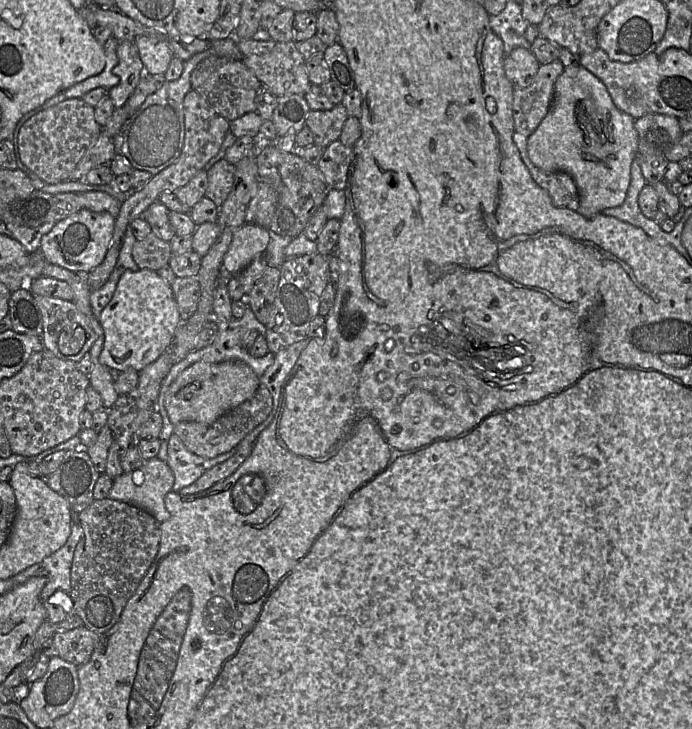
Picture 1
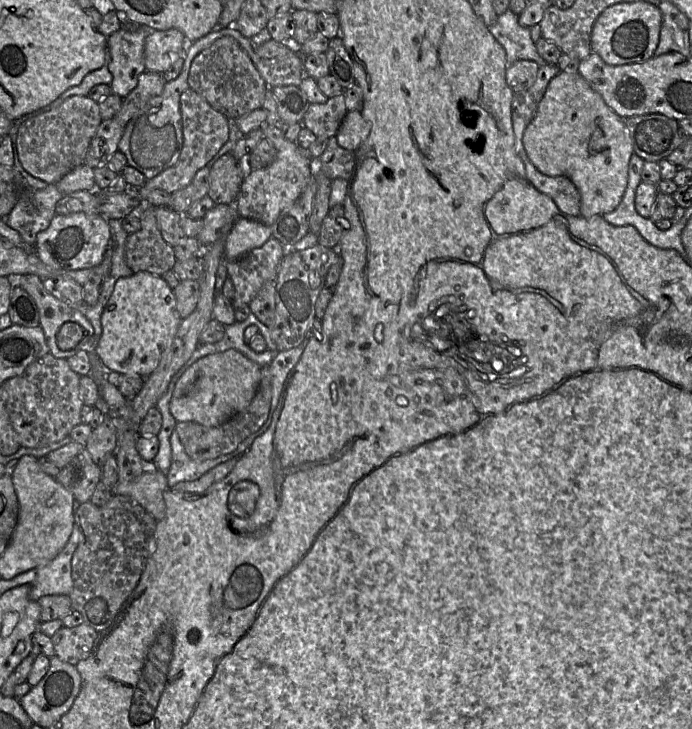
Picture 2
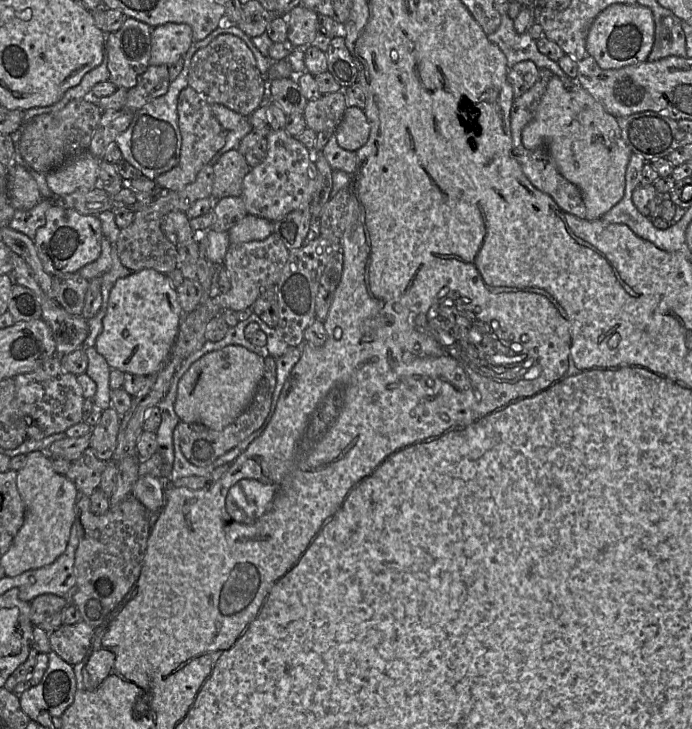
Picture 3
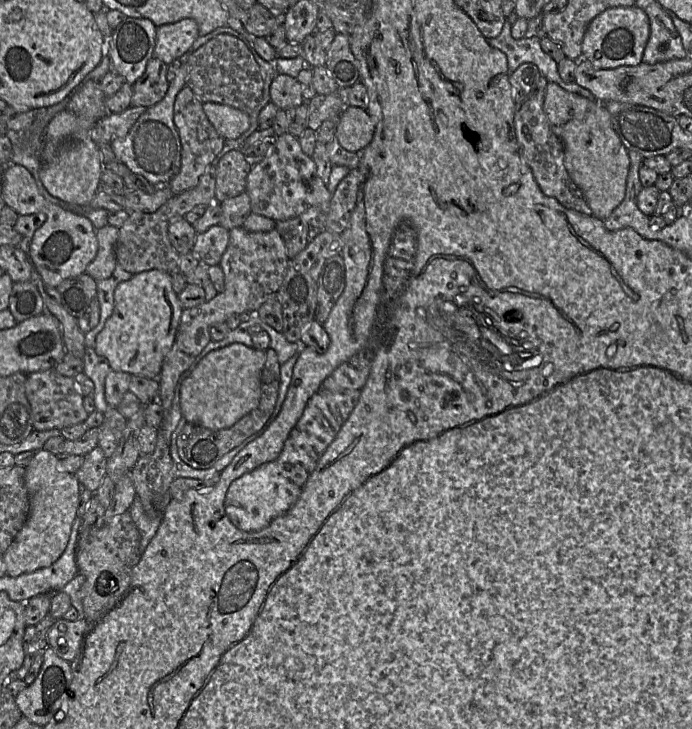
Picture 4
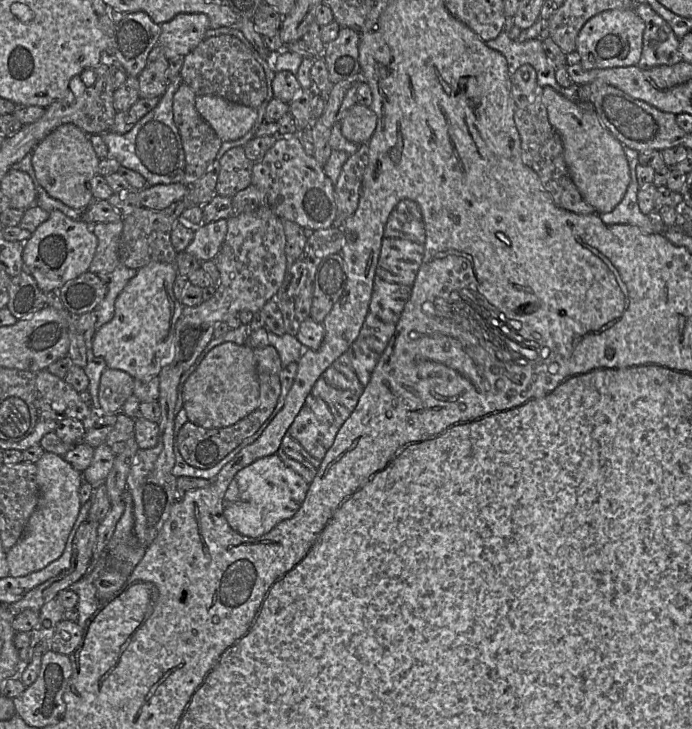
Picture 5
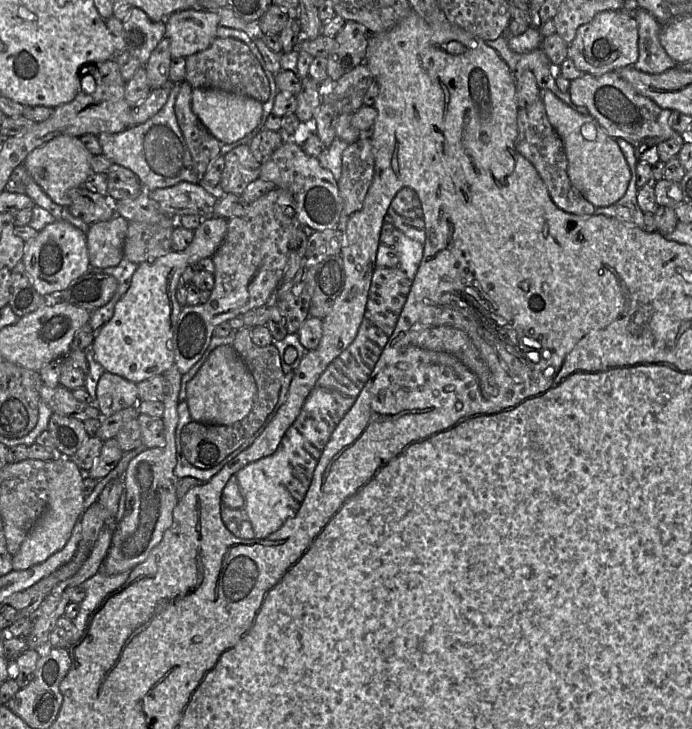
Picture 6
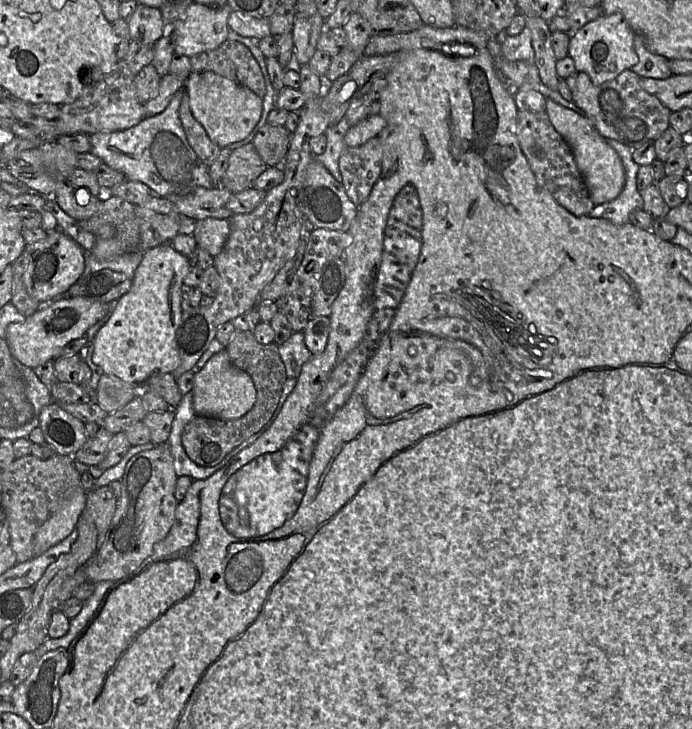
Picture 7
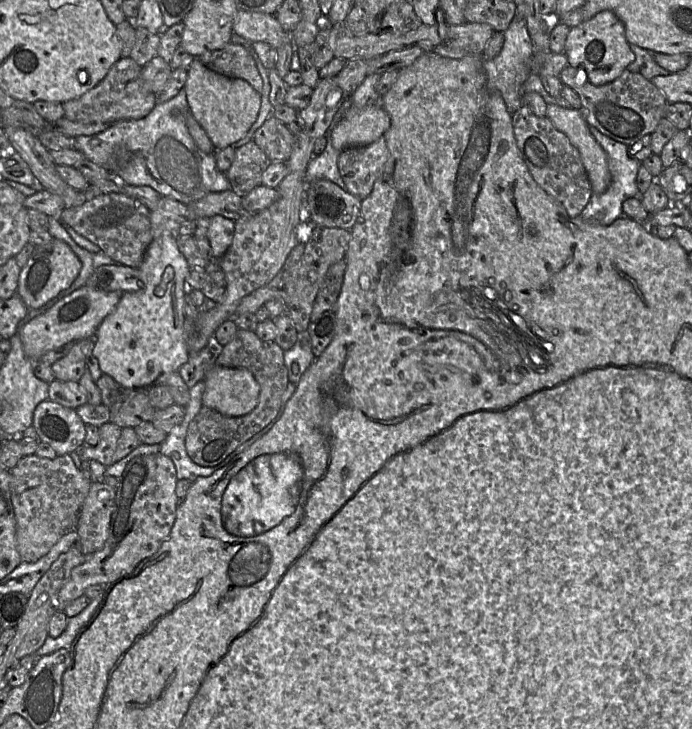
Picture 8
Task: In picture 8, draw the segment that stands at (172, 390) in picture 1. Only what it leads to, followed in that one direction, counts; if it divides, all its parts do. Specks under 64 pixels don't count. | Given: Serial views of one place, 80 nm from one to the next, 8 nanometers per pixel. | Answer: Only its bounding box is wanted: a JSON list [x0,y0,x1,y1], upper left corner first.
[203,365,260,416]

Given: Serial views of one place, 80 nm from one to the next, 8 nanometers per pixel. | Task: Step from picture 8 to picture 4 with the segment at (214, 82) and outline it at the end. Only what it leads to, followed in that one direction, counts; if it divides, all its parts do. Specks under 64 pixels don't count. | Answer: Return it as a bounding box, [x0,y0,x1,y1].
[203,102,250,140]

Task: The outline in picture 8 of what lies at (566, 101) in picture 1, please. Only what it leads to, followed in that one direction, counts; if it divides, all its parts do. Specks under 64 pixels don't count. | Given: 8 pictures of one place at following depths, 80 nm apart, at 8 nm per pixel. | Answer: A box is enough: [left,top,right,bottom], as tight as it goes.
[547,104,611,194]

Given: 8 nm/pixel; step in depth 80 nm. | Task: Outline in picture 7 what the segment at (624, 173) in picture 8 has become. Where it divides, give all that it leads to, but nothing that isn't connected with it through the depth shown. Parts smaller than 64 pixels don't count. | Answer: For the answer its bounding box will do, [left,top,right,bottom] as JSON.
[588,138,643,224]

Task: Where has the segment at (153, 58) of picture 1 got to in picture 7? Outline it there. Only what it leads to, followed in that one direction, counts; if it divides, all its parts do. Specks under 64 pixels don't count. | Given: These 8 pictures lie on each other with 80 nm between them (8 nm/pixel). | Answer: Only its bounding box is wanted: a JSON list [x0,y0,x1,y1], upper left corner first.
[169,2,232,57]

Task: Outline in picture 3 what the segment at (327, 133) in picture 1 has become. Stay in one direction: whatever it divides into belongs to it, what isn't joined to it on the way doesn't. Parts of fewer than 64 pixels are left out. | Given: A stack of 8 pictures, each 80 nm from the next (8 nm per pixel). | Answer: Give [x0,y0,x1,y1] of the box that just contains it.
[304,91,346,133]

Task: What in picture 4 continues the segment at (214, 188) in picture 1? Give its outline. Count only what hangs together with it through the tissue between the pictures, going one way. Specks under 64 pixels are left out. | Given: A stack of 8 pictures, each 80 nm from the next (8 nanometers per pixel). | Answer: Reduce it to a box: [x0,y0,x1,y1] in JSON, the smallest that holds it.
[215,149,251,203]

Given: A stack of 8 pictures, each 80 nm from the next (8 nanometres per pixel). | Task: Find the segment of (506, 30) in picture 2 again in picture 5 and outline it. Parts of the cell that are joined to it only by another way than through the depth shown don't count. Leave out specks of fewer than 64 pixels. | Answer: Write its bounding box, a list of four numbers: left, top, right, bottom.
[485,30,581,104]

